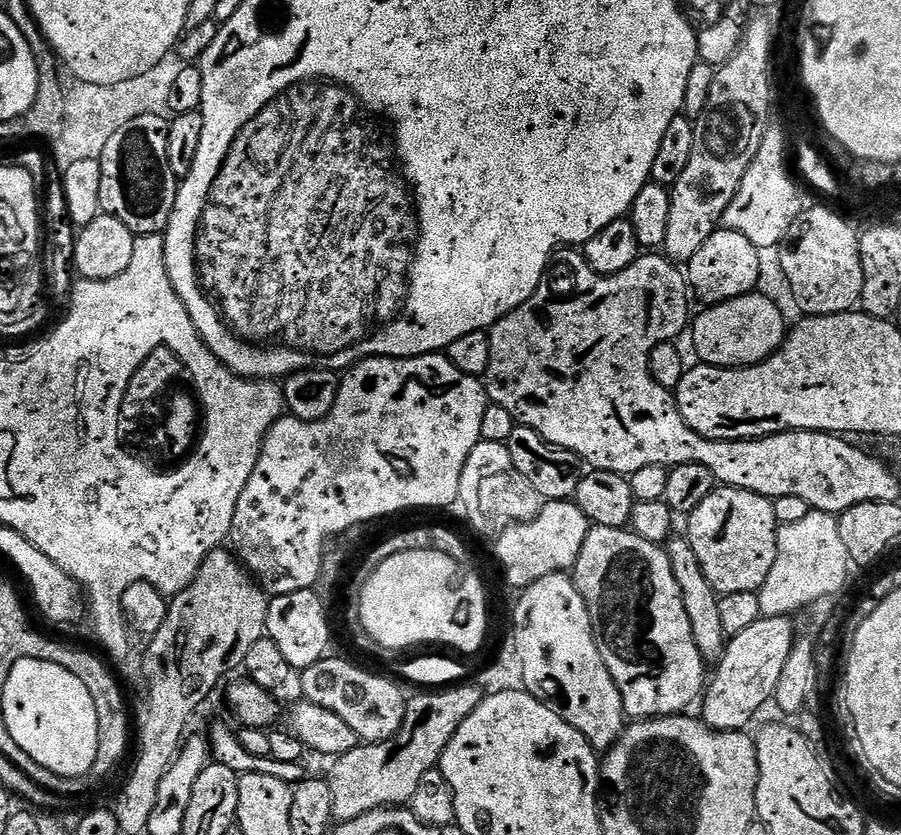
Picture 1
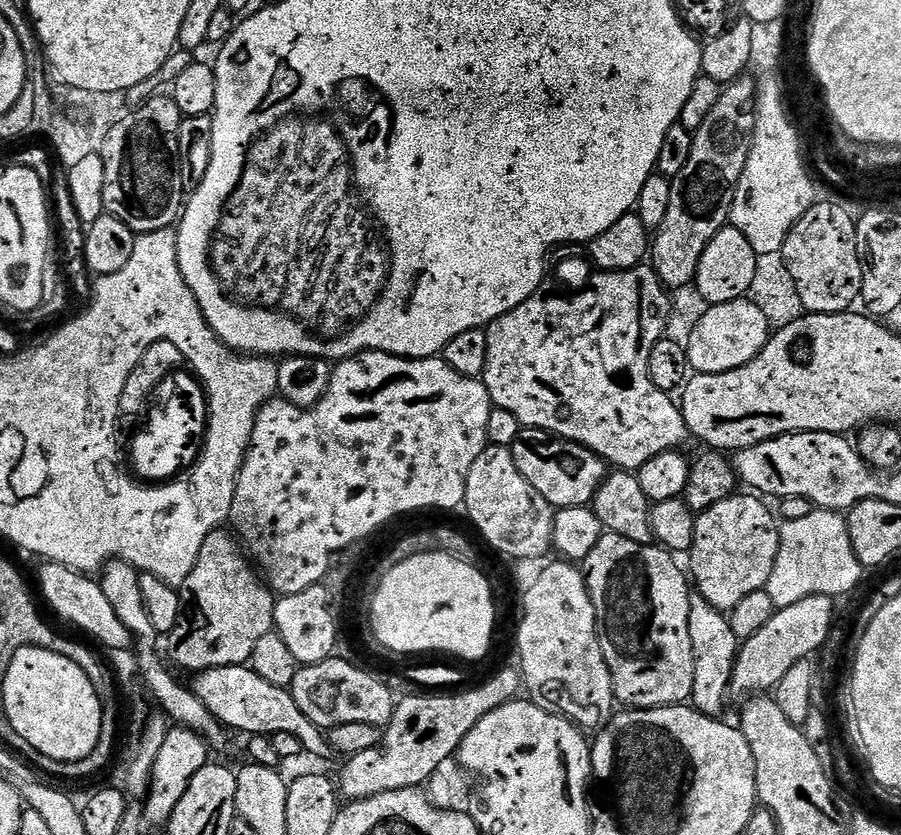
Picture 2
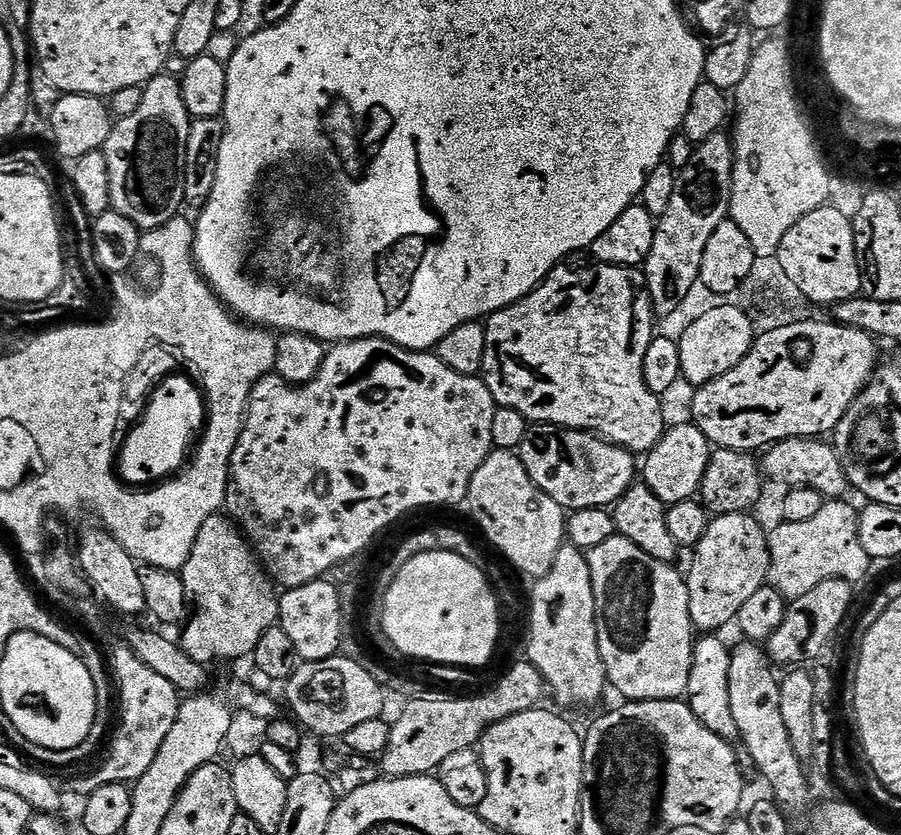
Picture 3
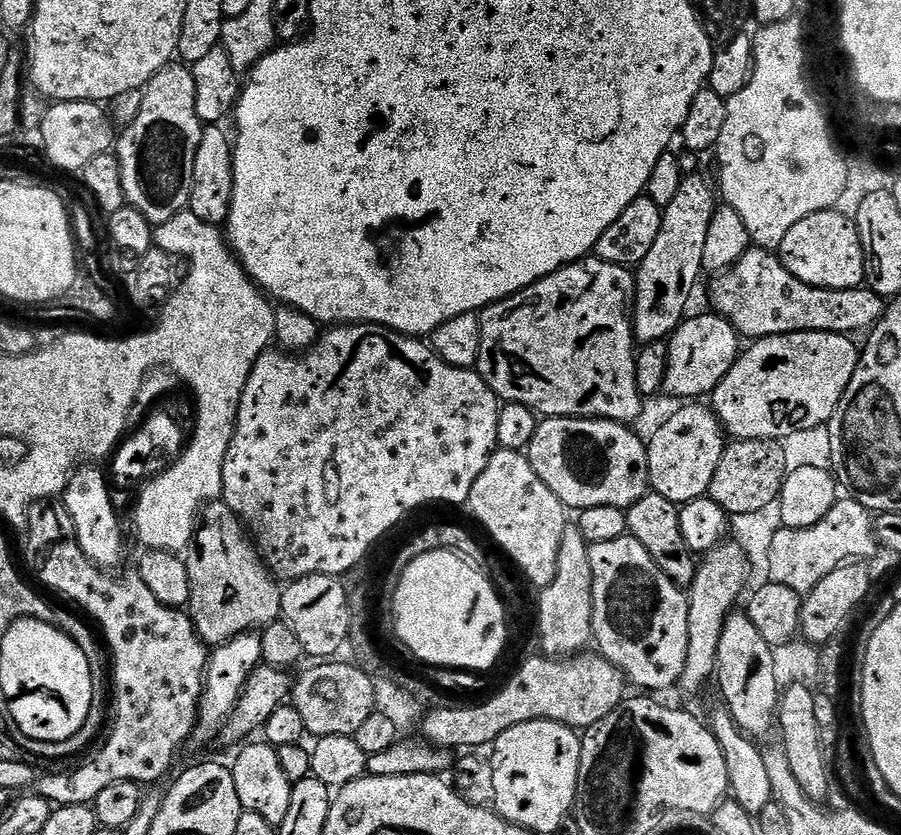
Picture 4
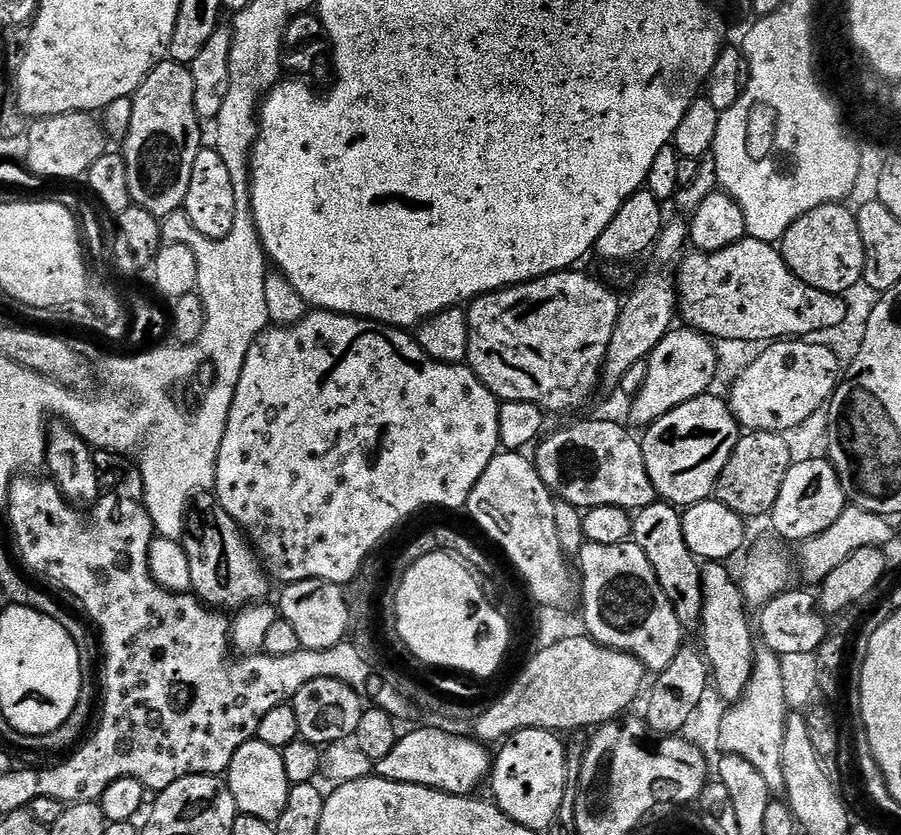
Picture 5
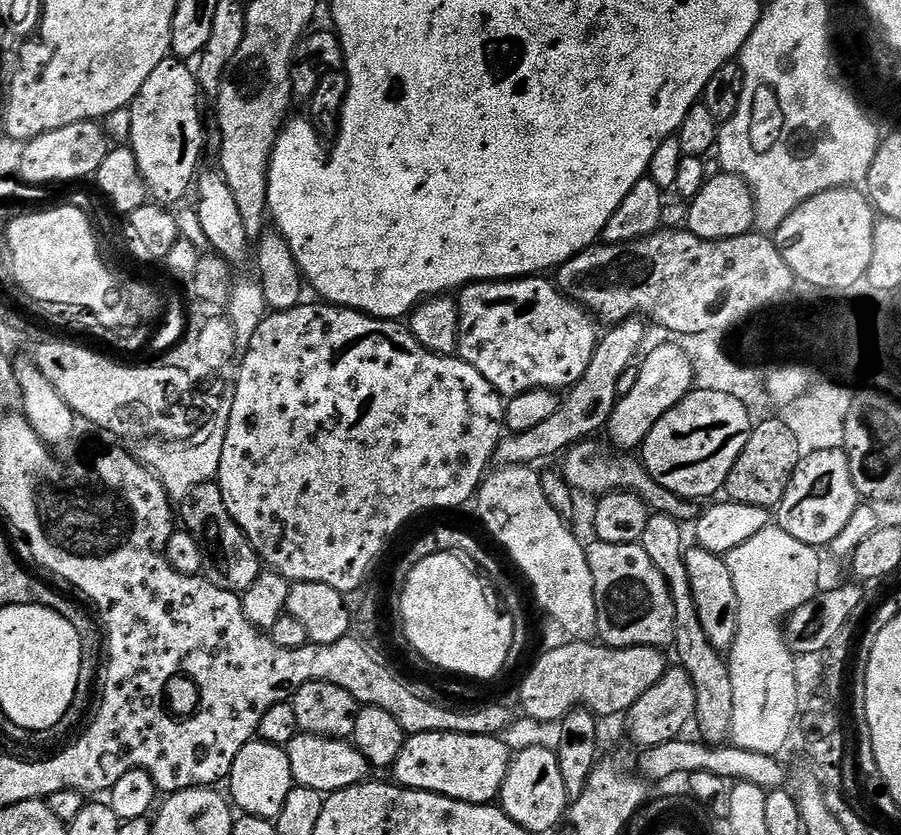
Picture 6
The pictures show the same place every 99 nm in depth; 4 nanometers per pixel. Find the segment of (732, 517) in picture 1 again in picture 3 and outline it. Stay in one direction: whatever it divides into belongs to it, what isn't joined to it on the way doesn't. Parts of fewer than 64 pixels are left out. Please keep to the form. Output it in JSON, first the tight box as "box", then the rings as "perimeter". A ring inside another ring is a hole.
{"box":[686,514,770,634],"perimeter":[[[726,514],[708,521],[706,534],[691,549],[692,565],[686,568],[690,594],[690,618],[700,634],[716,634],[723,624],[732,624],[738,610],[768,583],[770,552],[768,537],[752,514]]]}

